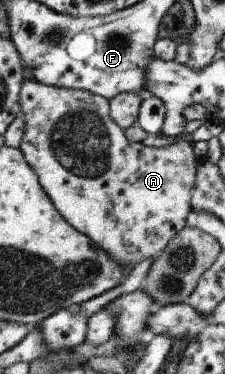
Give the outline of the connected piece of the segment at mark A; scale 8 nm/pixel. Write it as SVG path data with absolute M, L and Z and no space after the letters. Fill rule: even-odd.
M26 68L26 81L24 88L20 92L20 101L22 104L22 112L25 113L26 131L23 137L20 149L25 153L25 158L33 170L37 171L40 176L40 183L61 211L61 214L73 225L77 230L88 234L101 248L104 248L114 259L117 259L122 265L129 270L135 264L151 257L153 261L159 257L159 254L167 248L167 245L175 238L185 227L188 226L188 216L193 212L192 194L196 188L196 180L198 175L198 162L200 158L196 155L195 144L185 136L174 138L163 148L150 147L143 142L135 142L129 138L128 130L121 128L110 113L110 99L101 95L90 93L83 89L68 89L65 87L54 87L53 85L44 85L34 78L31 70Z

